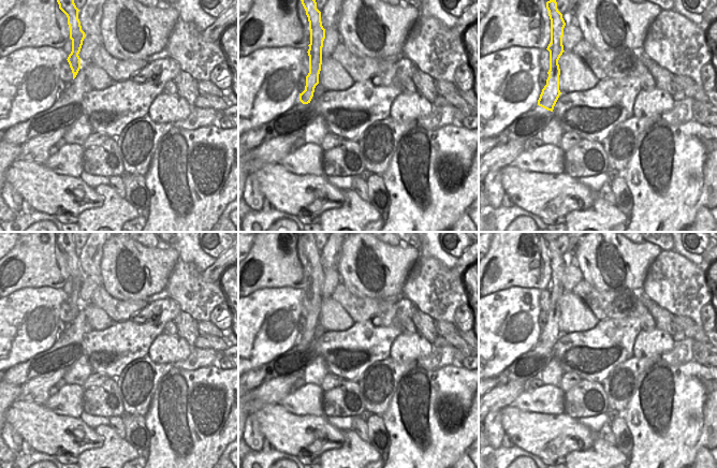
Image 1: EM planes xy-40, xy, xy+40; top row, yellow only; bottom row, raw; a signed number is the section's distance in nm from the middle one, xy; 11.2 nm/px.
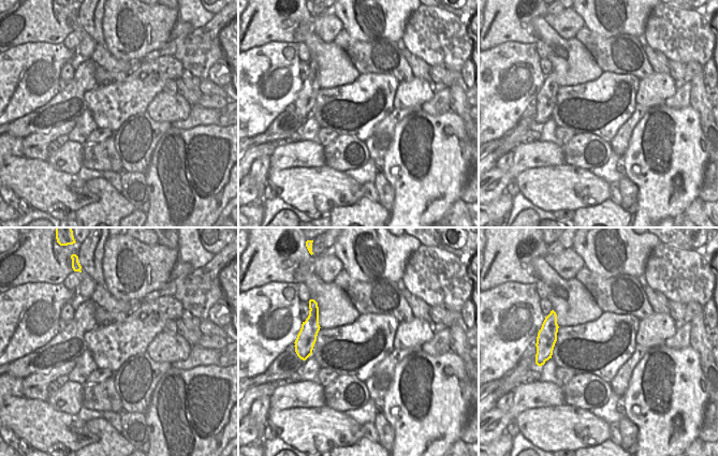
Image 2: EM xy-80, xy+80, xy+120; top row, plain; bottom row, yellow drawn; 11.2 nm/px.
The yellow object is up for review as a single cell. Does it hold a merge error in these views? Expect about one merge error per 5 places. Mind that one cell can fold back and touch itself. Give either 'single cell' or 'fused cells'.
single cell

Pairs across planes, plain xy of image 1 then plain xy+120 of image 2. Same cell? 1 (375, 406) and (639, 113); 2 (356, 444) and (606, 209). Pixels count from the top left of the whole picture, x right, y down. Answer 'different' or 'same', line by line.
1: same
2: same

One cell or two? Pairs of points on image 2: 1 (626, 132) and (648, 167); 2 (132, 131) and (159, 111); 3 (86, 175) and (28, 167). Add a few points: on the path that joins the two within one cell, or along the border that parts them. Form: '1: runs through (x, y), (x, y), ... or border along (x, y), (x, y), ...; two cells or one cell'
1: border along (643, 116), (633, 129), (628, 148), (621, 156); two cells
2: border along (146, 111), (155, 120), (166, 120), (171, 123); two cells
3: border along (76, 175), (85, 181); two cells

